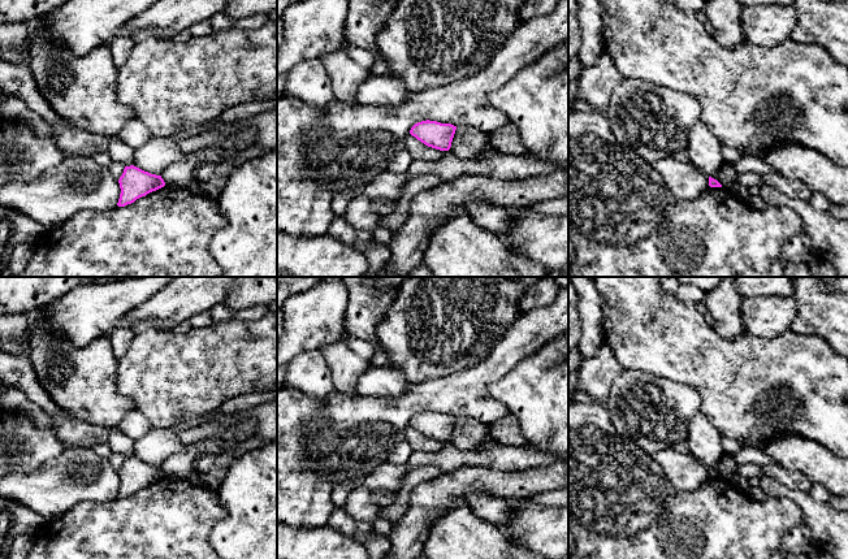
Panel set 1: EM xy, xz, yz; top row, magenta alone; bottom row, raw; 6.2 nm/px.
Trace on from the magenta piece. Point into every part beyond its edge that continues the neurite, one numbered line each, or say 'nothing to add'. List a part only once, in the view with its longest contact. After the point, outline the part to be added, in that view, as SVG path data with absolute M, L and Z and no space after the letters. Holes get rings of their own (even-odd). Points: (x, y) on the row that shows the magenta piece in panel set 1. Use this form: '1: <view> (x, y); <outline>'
nothing to add

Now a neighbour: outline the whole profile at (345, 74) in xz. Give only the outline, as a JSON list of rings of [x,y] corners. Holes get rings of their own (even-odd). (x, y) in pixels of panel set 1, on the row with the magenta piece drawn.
[[[347,39],[332,52],[320,56],[329,74],[334,100],[347,105],[359,105],[356,90],[369,75],[371,69],[358,65],[347,53]]]

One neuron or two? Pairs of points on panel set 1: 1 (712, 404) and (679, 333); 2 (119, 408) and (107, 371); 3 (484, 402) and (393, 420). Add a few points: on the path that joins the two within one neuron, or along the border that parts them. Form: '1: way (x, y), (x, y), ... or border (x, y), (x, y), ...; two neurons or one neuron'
1: way (712, 386), (712, 371), (692, 351); one neuron
2: way (109, 399), (106, 395), (106, 380); one neuron
3: way (462, 401), (415, 401); one neuron

